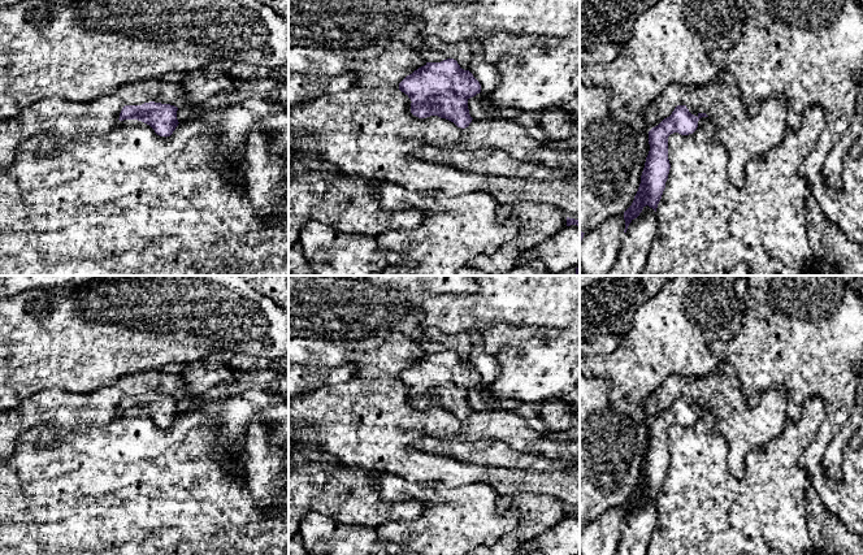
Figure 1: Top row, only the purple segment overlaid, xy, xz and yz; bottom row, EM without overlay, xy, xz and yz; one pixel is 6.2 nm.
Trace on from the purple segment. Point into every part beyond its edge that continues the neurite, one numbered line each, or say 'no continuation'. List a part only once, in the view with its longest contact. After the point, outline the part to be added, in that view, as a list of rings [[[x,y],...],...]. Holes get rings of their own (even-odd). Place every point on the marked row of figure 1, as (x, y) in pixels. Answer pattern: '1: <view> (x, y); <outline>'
no continuation

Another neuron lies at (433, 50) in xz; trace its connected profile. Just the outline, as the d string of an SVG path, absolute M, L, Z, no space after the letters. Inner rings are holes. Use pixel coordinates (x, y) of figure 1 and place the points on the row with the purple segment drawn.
M435 35L424 39L419 53L426 62L441 62L454 58L464 70L469 70L472 60L472 47L468 40L446 43Z

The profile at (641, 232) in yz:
M649 205L628 226L612 270L607 276L642 276L656 234L656 212Z

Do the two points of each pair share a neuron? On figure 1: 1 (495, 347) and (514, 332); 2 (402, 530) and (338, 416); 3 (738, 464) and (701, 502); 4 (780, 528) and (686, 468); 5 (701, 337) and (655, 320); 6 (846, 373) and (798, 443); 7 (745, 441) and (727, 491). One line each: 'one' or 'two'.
1: one
2: two
3: two
4: two
5: one
6: two
7: two

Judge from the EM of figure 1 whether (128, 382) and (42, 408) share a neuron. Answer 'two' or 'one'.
one

